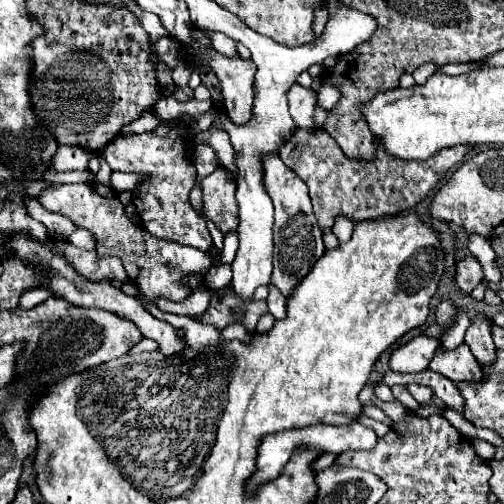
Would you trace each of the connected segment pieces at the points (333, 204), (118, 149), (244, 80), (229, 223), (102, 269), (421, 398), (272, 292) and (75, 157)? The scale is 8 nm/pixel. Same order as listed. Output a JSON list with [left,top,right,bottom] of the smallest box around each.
[[278,129,472,229],[100,135,212,251],[190,47,256,123],[200,165,236,233],[58,243,128,281],[408,385,432,405],[266,285,284,319],[52,145,94,171]]

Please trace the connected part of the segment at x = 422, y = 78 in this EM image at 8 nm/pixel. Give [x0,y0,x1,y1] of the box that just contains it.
[412,63,436,85]

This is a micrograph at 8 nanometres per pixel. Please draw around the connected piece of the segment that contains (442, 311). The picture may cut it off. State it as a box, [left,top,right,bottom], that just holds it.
[436,301,456,325]

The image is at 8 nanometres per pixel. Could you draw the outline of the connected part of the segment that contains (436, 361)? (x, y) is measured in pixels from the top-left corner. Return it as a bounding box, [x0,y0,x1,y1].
[428,343,484,383]

